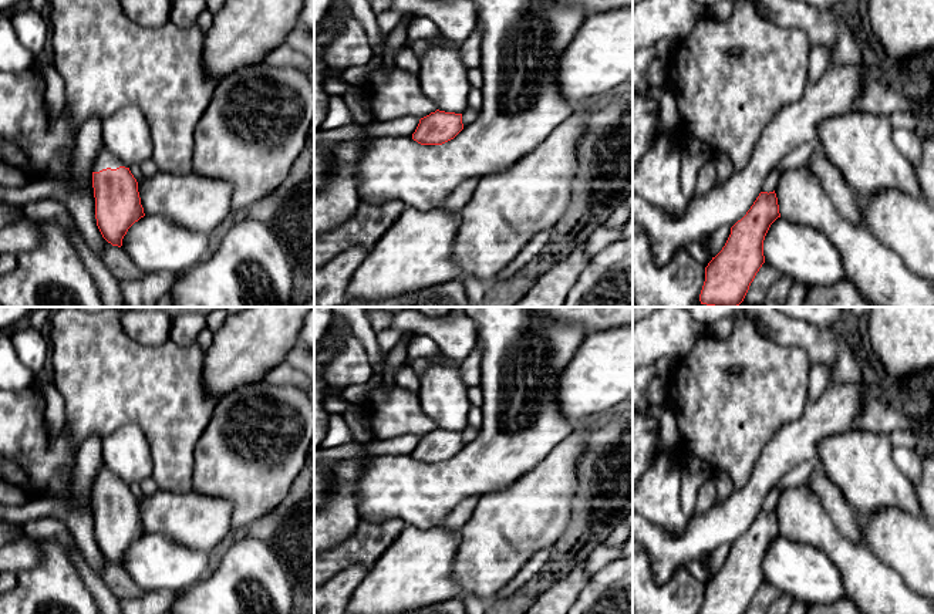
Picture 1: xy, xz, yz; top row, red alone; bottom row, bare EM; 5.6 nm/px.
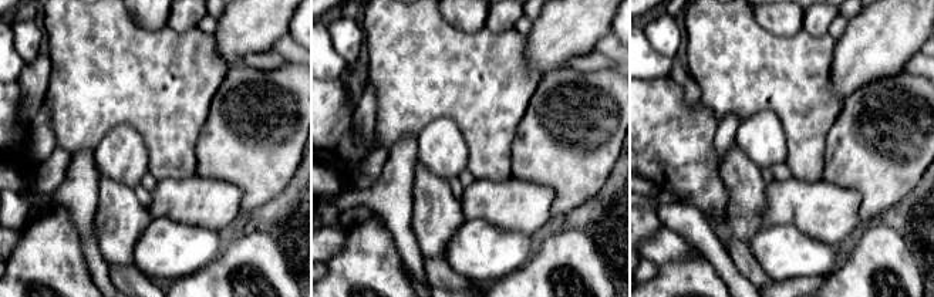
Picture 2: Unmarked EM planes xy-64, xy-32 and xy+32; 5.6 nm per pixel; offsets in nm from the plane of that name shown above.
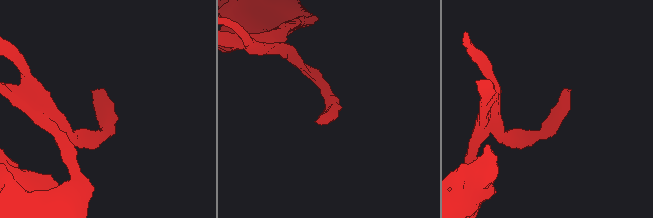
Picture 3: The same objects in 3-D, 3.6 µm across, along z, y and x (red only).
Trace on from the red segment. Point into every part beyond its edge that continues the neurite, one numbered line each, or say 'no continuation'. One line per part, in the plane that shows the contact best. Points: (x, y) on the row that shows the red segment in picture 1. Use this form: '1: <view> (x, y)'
1: xy (104, 159)

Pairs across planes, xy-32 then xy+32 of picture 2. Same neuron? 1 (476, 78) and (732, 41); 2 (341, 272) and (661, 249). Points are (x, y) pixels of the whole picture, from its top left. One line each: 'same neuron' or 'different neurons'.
1: same neuron
2: different neurons

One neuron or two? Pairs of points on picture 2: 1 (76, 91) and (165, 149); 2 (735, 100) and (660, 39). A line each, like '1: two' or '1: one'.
1: one
2: two

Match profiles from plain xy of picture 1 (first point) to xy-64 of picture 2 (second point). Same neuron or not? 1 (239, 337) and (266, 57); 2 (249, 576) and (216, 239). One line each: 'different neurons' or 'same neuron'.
1: different neurons
2: different neurons

